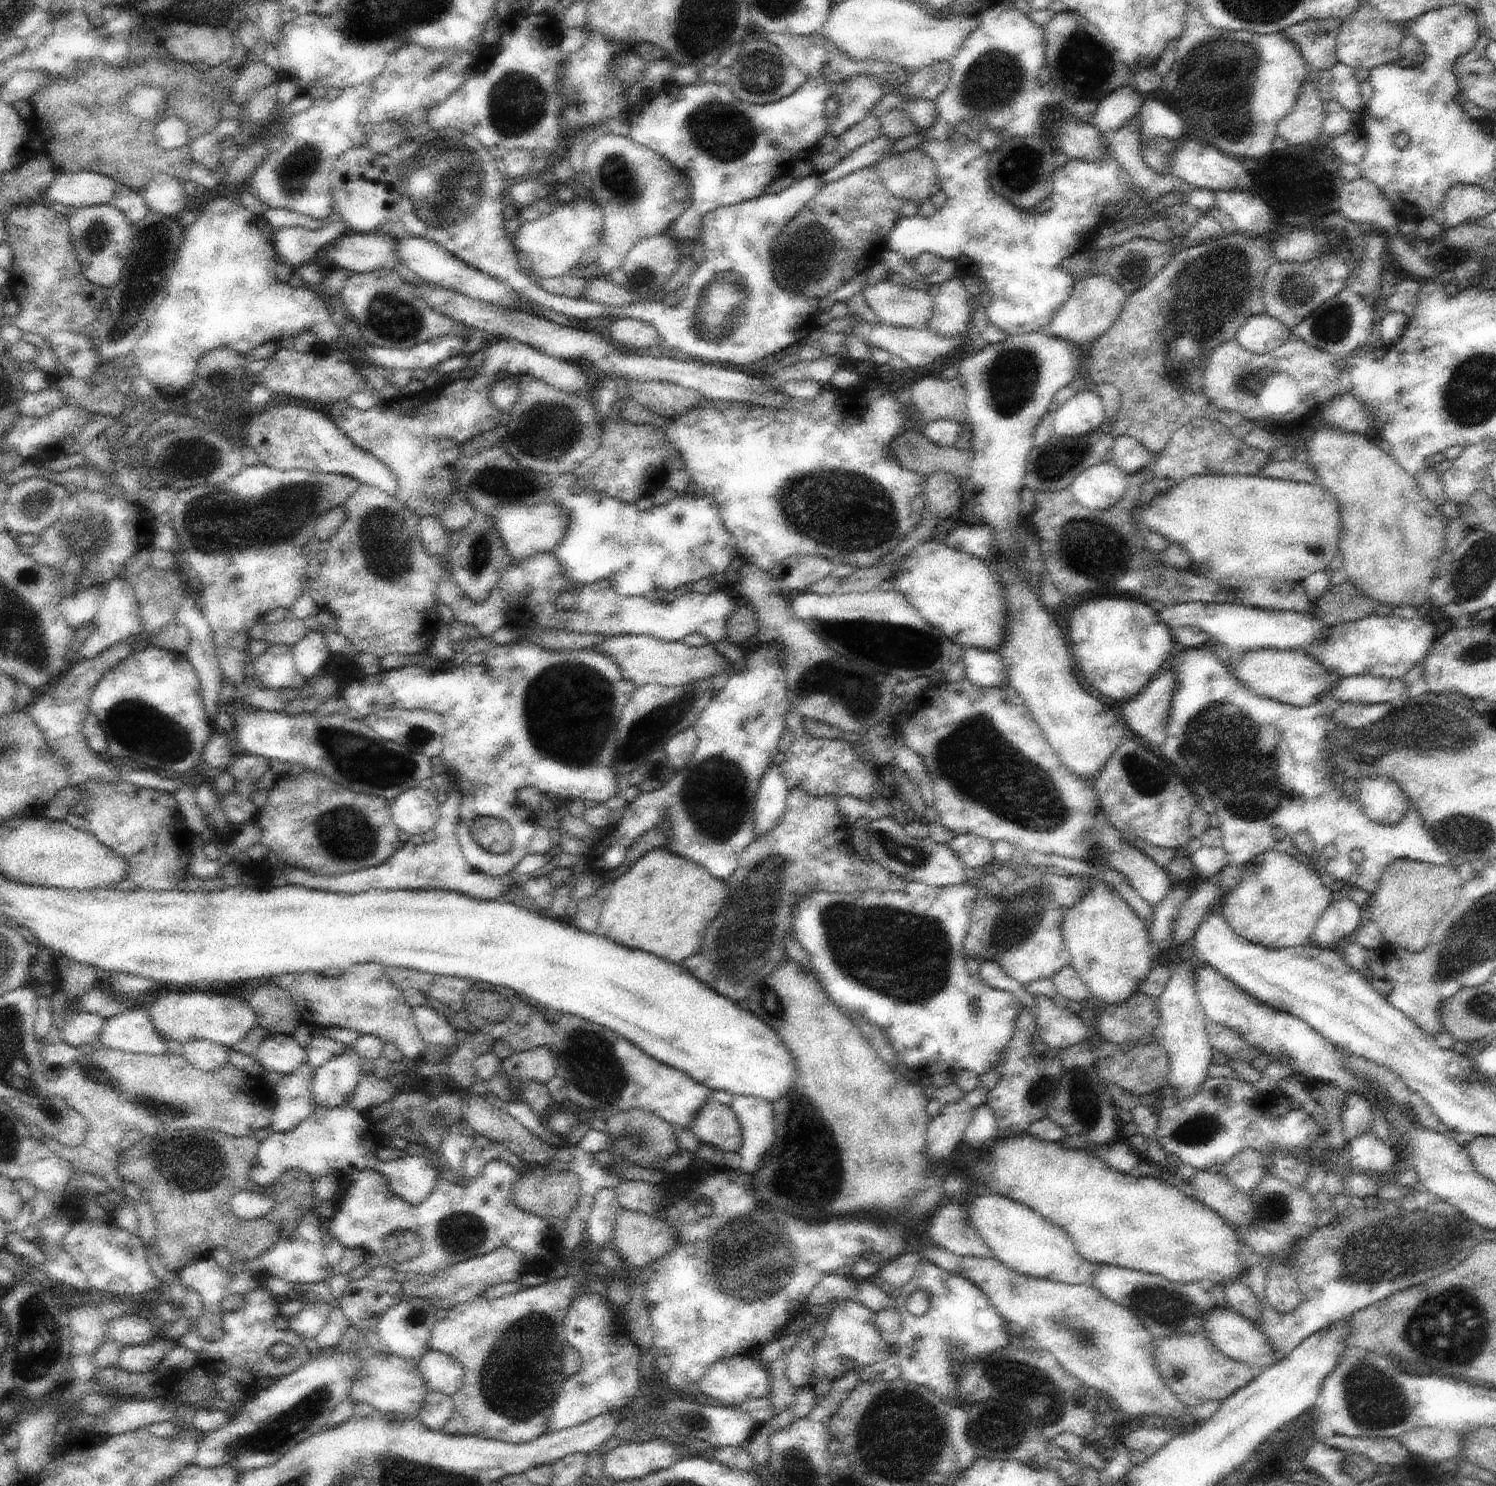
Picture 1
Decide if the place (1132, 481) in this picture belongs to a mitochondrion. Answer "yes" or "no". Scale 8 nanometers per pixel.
no

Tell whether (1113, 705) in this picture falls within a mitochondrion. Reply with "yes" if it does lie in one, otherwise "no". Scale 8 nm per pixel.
no

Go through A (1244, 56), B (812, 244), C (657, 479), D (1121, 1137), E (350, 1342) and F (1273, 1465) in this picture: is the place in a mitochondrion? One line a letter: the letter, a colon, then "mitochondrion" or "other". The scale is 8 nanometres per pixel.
A: mitochondrion
B: mitochondrion
C: other
D: other
E: other
F: other

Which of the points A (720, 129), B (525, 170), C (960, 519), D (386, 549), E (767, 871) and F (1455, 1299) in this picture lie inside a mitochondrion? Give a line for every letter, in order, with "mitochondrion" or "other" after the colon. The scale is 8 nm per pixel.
A: mitochondrion
B: other
C: other
D: mitochondrion
E: mitochondrion
F: mitochondrion

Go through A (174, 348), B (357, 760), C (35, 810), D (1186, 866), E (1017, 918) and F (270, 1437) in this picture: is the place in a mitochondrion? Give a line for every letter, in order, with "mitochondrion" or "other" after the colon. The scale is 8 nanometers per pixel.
A: other
B: mitochondrion
C: other
D: other
E: mitochondrion
F: mitochondrion

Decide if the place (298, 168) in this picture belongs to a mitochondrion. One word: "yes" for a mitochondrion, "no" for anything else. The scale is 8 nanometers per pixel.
yes

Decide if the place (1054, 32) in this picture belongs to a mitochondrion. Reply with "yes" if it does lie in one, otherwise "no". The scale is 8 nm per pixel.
no

